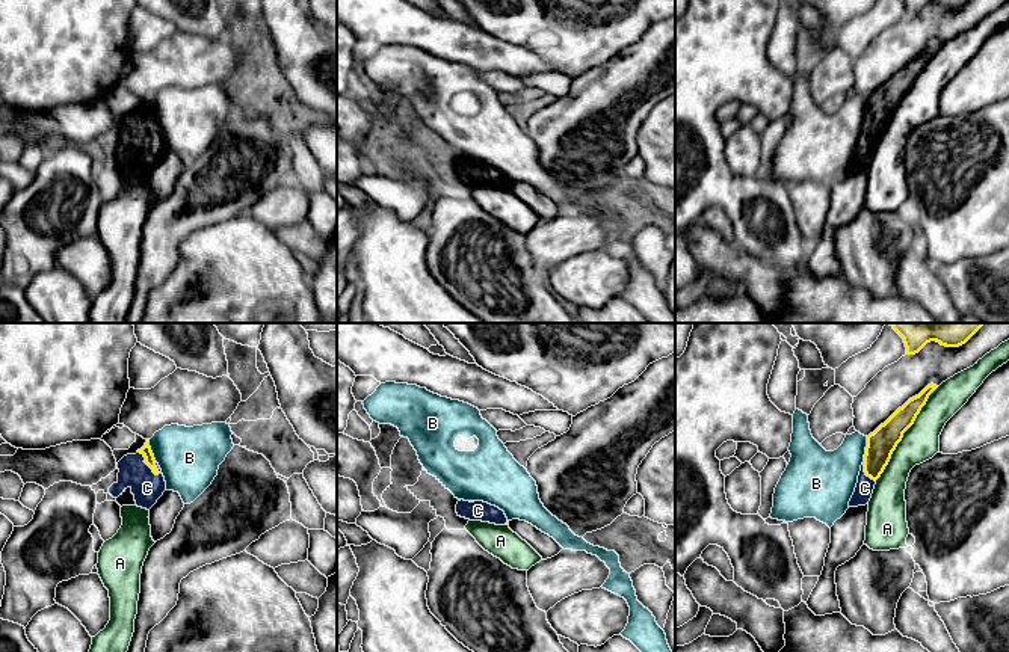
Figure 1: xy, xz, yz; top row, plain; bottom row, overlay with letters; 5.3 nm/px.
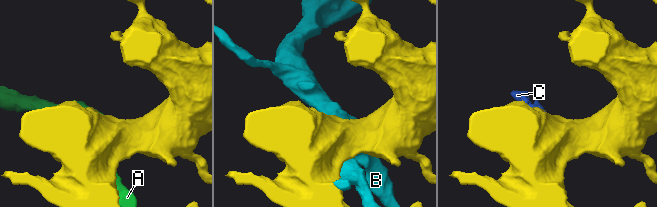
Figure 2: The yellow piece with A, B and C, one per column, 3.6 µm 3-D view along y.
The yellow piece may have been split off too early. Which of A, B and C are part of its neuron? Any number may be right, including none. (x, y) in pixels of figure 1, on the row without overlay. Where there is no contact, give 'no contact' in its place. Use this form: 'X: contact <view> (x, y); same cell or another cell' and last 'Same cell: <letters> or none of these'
A: contact yz (904, 94); another cell
B: contact yz (866, 110); another cell
C: contact xy (145, 124); same cell
Same cell: C

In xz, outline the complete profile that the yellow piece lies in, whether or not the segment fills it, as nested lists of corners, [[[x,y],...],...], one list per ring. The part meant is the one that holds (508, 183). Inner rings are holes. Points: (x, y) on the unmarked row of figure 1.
[[[458,163],[456,175],[470,183],[482,183],[495,187],[508,187],[509,183],[503,172],[483,163]]]

